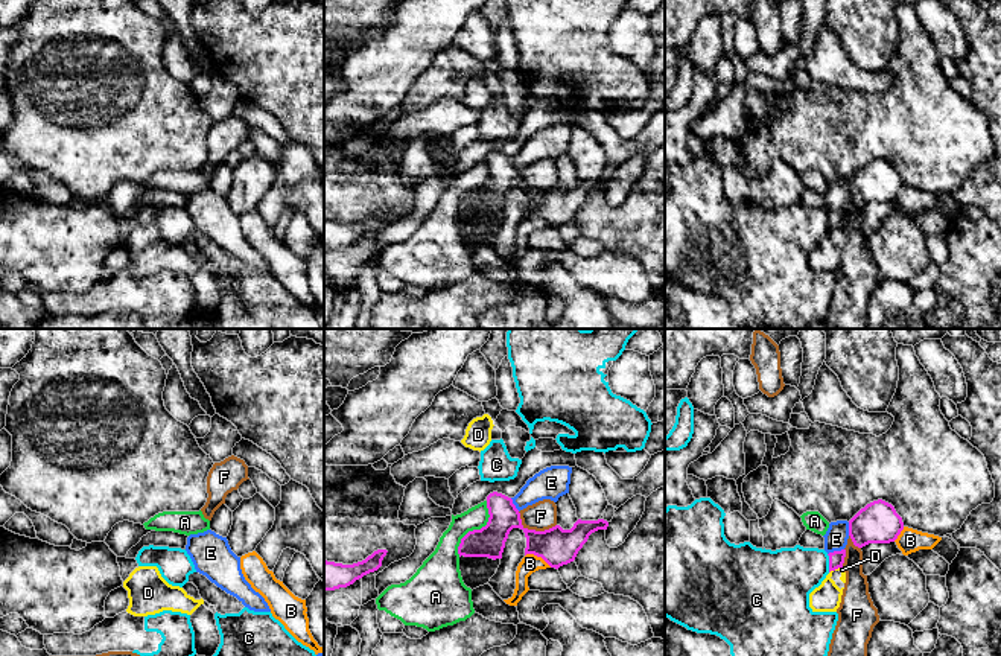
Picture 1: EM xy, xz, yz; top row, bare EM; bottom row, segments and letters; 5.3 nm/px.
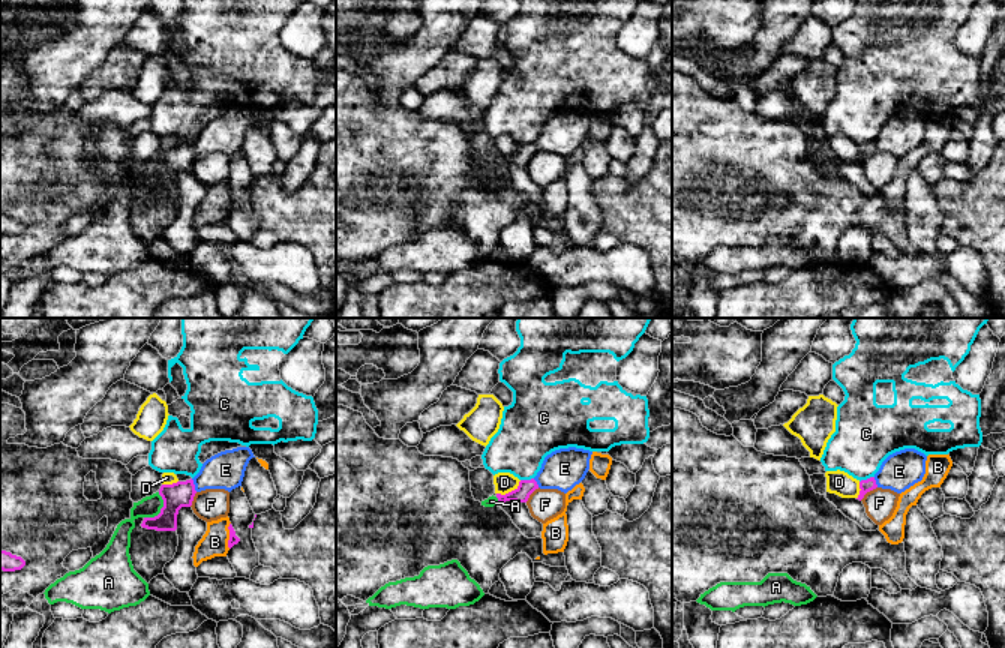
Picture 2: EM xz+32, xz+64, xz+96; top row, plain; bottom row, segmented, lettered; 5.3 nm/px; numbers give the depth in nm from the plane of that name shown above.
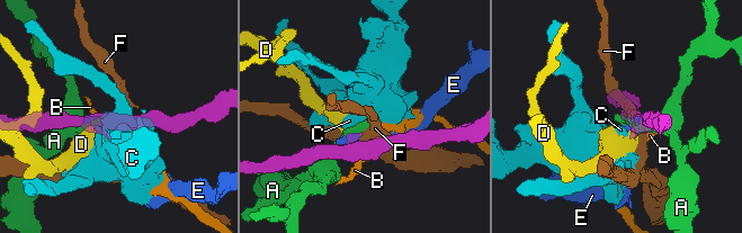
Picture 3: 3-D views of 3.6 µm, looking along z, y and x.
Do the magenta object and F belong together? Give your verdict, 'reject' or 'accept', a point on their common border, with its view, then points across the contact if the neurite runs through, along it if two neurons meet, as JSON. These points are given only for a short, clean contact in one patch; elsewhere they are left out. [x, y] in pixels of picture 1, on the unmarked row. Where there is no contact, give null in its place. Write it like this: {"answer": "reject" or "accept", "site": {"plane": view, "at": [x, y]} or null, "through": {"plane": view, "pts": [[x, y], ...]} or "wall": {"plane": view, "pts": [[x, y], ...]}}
{"answer": "reject", "site": {"plane": "xz", "at": [533, 189]}, "wall": {"plane": "xz", "pts": [[517, 171], [522, 183], [528, 187], [548, 189], [556, 183]]}}

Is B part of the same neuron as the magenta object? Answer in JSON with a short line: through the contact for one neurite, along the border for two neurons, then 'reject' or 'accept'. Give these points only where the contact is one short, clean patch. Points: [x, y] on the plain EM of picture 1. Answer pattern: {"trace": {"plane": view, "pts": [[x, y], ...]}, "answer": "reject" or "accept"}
{"trace": {"plane": "xz", "pts": [[525, 213], [542, 216], [551, 226]]}, "answer": "reject"}

